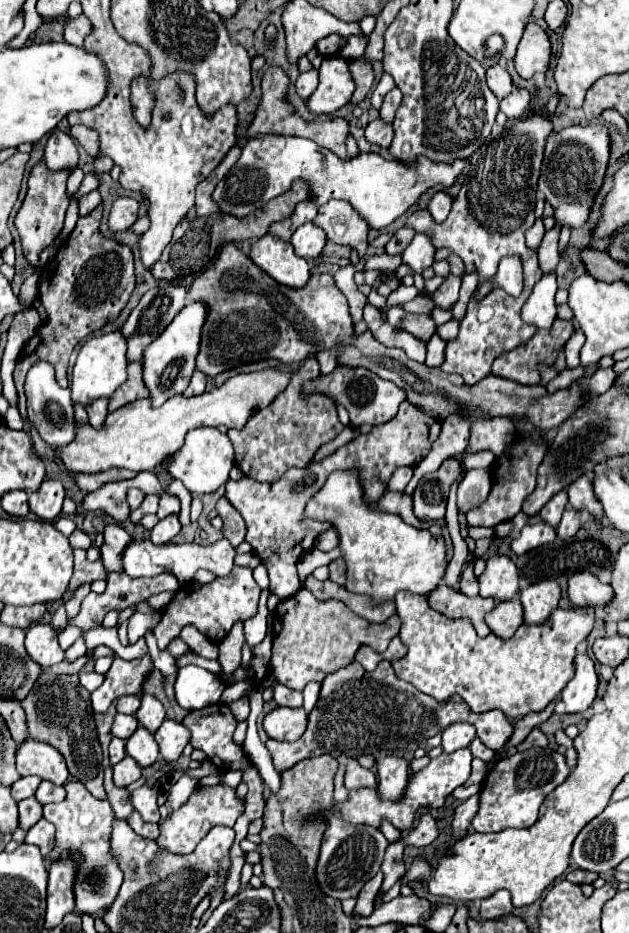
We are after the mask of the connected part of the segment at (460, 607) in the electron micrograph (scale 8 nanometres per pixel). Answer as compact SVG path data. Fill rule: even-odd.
M441 585L437 591L433 591L429 595L429 605L437 611L441 611L443 615L449 615L449 619L463 619L467 617L477 635L485 637L491 633L491 629L485 623L485 615L495 607L495 599L485 599L481 595L477 597L467 597L461 591L455 591L447 585Z

